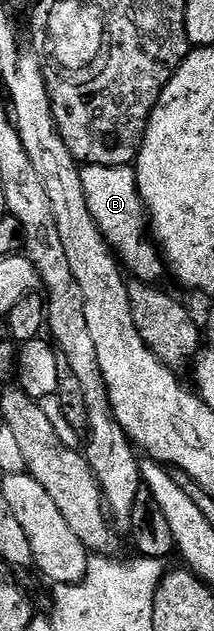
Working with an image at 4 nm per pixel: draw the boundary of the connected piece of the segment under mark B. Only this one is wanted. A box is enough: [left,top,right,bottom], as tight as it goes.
[82,165,168,283]

